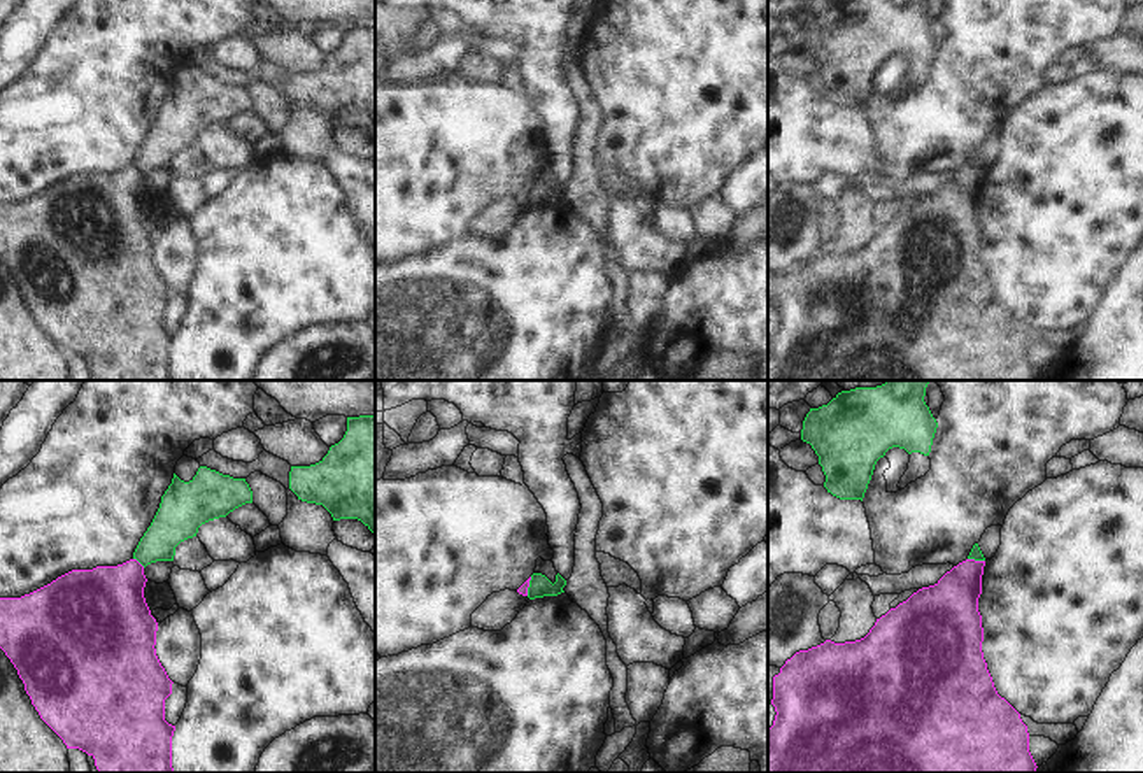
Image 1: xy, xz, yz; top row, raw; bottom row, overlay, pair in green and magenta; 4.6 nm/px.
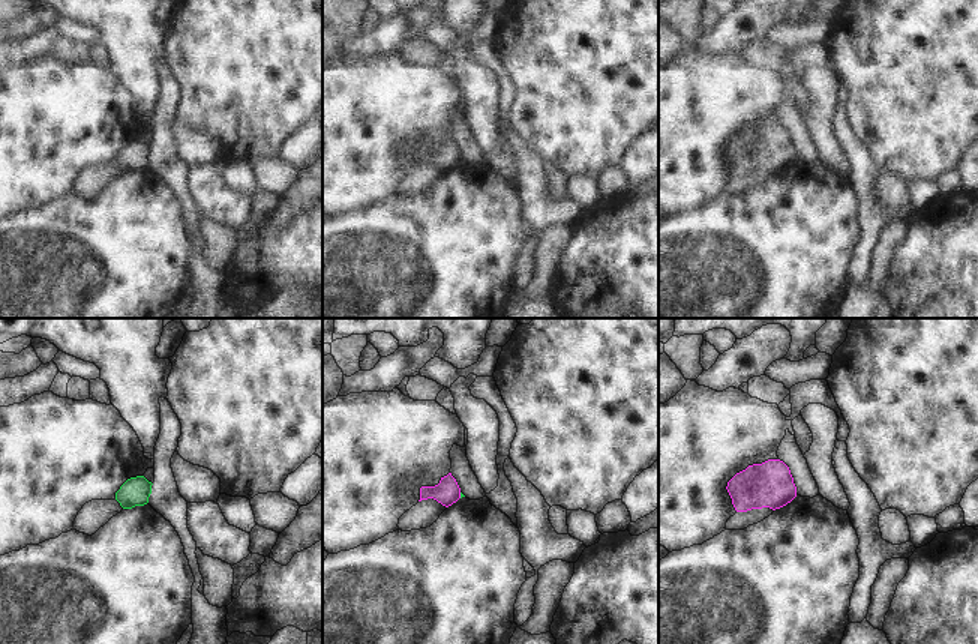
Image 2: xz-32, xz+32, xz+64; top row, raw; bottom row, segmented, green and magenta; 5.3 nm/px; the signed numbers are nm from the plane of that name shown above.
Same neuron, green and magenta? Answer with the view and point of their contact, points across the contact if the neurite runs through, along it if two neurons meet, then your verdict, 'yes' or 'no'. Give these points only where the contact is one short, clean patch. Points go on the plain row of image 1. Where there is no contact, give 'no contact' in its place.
contact yz (977, 167); border yz (968, 165), (984, 169); no

